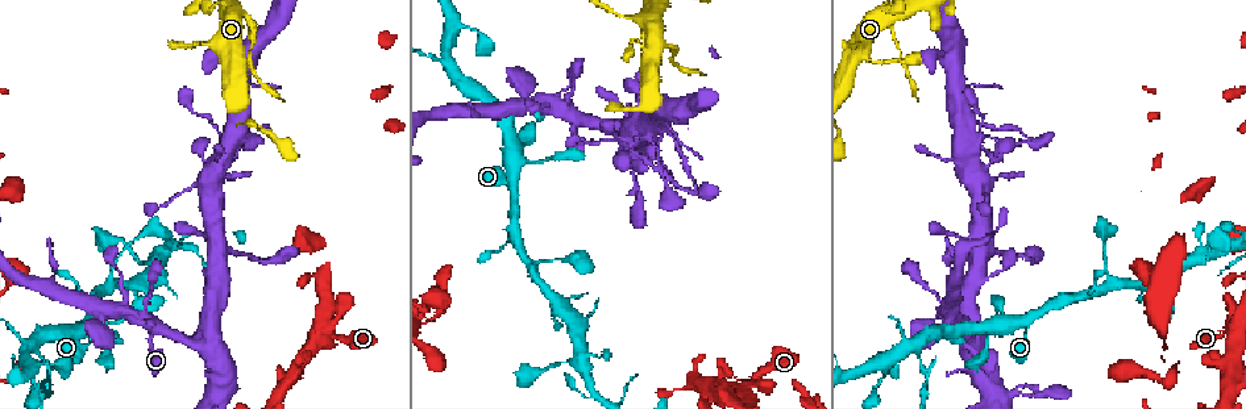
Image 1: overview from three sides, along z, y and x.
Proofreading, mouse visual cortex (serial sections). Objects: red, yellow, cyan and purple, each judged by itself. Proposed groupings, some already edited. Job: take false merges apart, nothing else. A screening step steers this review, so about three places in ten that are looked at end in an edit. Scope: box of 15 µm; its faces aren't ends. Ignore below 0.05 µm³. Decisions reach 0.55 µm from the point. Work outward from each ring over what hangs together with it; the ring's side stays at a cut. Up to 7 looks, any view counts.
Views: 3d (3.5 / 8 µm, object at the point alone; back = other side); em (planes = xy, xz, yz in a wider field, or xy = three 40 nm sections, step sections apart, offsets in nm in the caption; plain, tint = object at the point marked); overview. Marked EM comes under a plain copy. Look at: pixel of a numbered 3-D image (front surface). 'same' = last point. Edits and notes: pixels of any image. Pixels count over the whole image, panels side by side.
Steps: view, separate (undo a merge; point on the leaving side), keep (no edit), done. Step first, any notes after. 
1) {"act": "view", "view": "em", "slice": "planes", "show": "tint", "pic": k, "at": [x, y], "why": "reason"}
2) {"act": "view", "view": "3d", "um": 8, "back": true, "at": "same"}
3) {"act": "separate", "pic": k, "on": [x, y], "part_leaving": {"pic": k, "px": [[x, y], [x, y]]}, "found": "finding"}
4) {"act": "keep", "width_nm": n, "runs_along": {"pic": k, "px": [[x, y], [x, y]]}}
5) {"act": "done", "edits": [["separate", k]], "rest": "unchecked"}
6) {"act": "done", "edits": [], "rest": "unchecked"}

{"act": "view", "view": "3d", "um": 3.5, "pic": 1, "at": [251, 26], "why": "thick turns thin"}

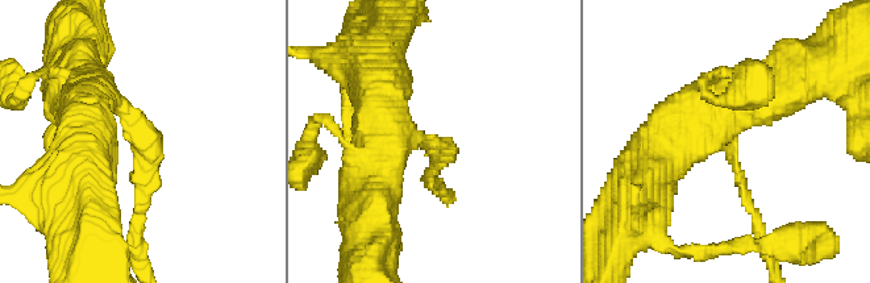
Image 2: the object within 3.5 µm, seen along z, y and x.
{"act": "view", "view": "em", "slice": "xy", "step": 2, "show": "tint", "pic": 2, "at": [139, 133], "arm_widths_nm": [150, 500]}

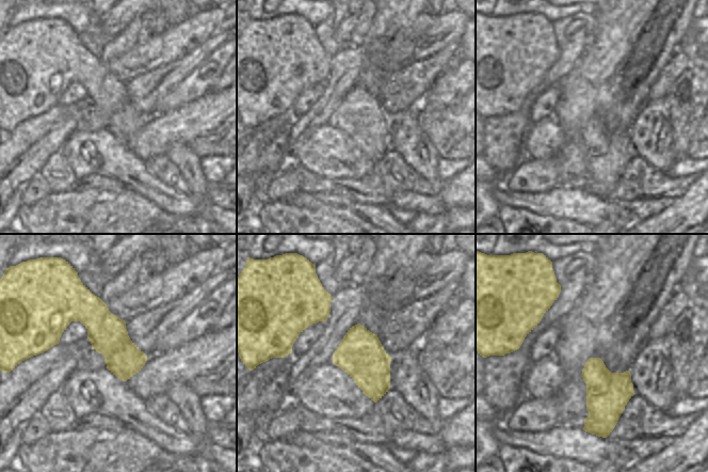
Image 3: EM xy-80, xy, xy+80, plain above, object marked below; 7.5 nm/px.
{"act": "view", "view": "em", "slice": "xy", "step": 3, "show": "tint", "at": "same", "why": "another direction"}

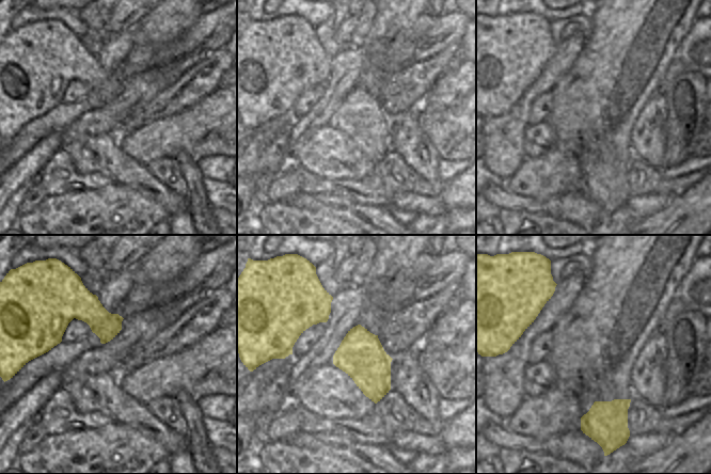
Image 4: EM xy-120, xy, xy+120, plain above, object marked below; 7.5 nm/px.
{"act": "separate", "pic": 2, "on": [140, 165], "width_nm": 360, "part_leaving": {"pic": 2, "px": [[129, 119], [150, 152], [133, 232]]}, "found": "two cells meet here"}

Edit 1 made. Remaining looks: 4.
{"act": "view", "view": "3d", "um": 3.5, "pic": 1, "at": [35, 348], "why": "narrows sharply"}

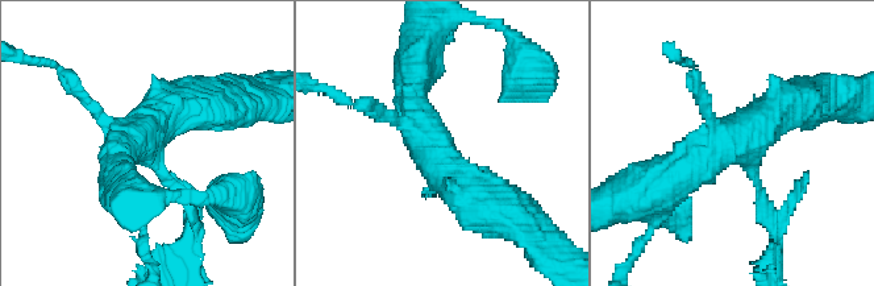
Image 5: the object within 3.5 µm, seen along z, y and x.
{"act": "view", "view": "em", "slice": "xy", "step": 5, "show": "tint", "pic": 5, "at": [748, 153], "arms": 4, "arm_widths_nm": [150, 150, 400, 600], "why": "need the tissue"}

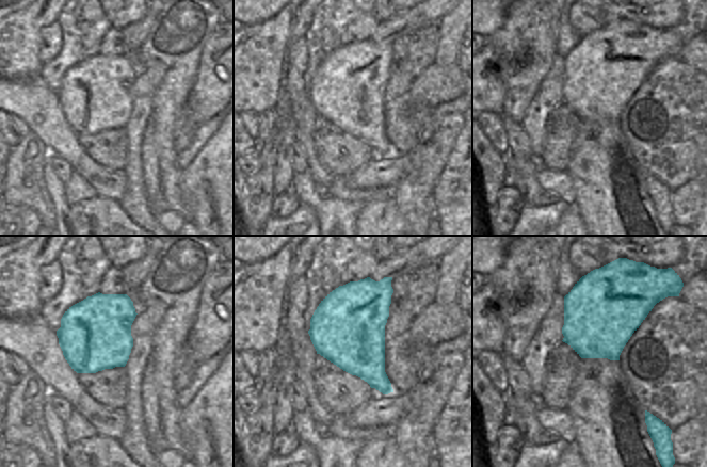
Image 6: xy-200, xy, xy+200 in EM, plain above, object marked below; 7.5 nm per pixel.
{"act": "separate", "pic": 5, "on": [777, 220], "part_leaving": {"pic": 5, "px": [[758, 185], [778, 237], [778, 274]]}, "found": "a second cell is stuck on"}

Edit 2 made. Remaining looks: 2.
{"act": "view", "view": "3d", "um": 8, "pic": 1, "at": [1234, 327], "why": "abrupt turn"}

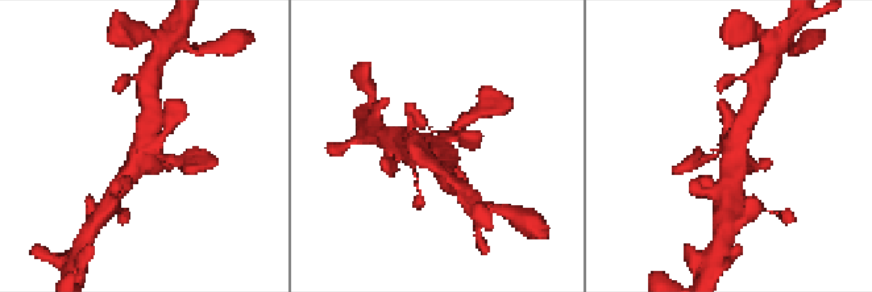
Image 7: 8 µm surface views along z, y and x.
{"act": "view", "view": "em", "slice": "xy", "step": 5, "show": "tint", "pic": 7, "at": [729, 147]}

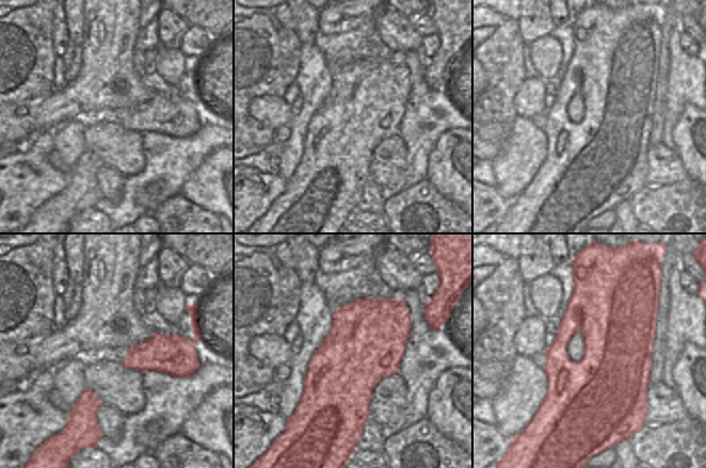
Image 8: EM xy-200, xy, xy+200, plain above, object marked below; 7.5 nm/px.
{"act": "keep", "runs_along": {"pic": 7, "px": [[470, 119], [440, 145], [422, 146]]}, "found": "one cell here"}

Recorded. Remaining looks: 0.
{"act": "done", "edits": [["separate", 2], ["separate", 5]], "rest": "unchecked"}

